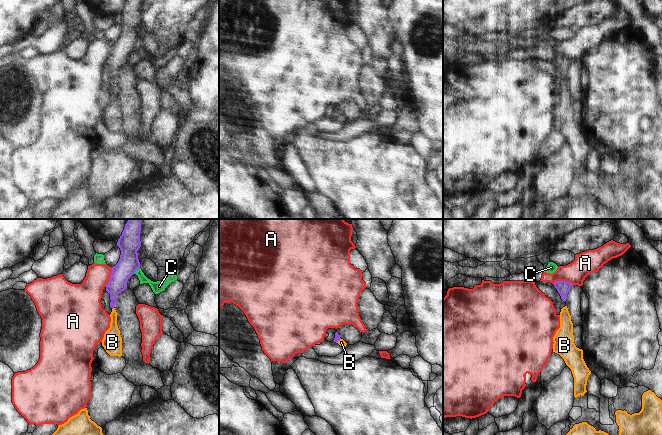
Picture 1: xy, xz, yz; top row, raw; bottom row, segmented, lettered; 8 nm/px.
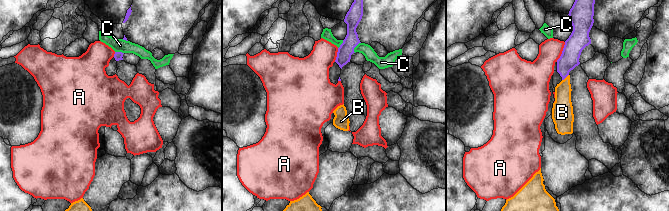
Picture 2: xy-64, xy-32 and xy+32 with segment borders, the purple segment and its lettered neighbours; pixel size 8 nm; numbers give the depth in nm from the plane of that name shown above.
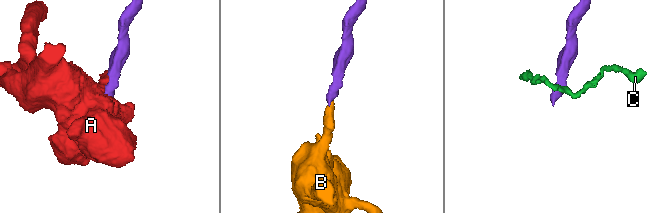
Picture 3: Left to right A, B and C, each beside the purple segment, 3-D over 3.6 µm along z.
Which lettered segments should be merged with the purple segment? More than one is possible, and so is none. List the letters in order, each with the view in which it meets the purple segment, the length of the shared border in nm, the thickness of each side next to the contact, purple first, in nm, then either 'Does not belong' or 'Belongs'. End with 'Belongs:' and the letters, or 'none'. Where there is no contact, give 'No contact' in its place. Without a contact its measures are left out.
A: Touches purple in yz. Shared border 170 nm. Thickness 110 nm (purple) against 190 nm. Does not belong
B: Touches purple in xz. Shared border 50 nm. Thickness 50 nm (purple) against 60 nm. Belongs
C: Touches purple in xy. Shared border 70 nm. Thickness 180 nm (purple) against 90 nm. Does not belong
Belongs: B

